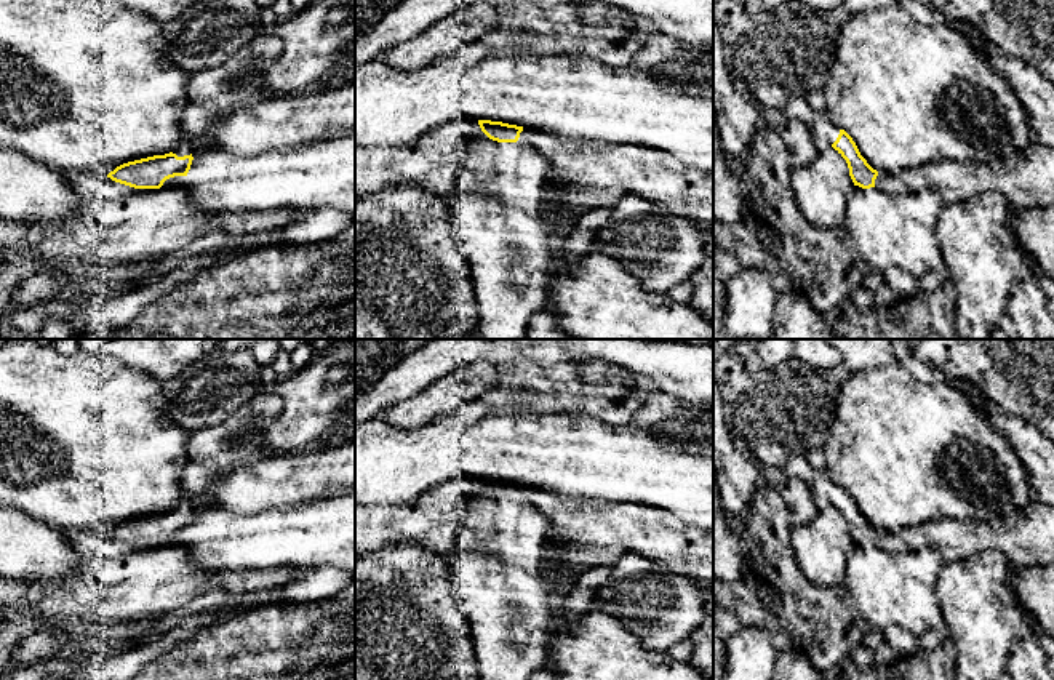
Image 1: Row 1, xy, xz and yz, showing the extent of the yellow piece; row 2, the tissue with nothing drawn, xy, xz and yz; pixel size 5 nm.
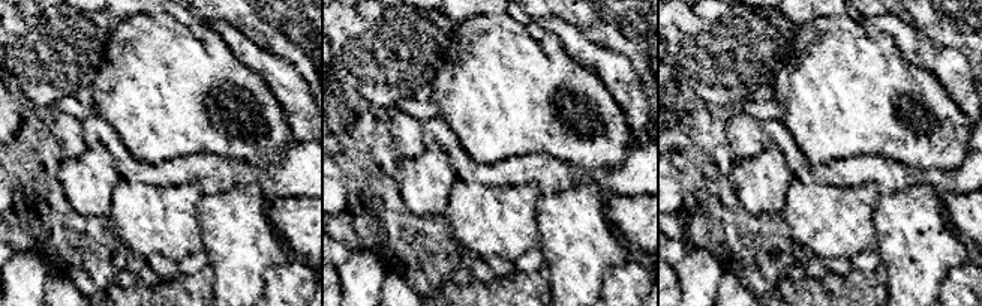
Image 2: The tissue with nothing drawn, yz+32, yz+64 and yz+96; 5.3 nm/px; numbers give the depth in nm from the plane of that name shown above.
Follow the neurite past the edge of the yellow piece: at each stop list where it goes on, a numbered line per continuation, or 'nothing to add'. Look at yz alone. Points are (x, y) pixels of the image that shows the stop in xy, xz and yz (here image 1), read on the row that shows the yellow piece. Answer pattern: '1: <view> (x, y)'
1: yz (824, 132)
2: yz (1026, 180)

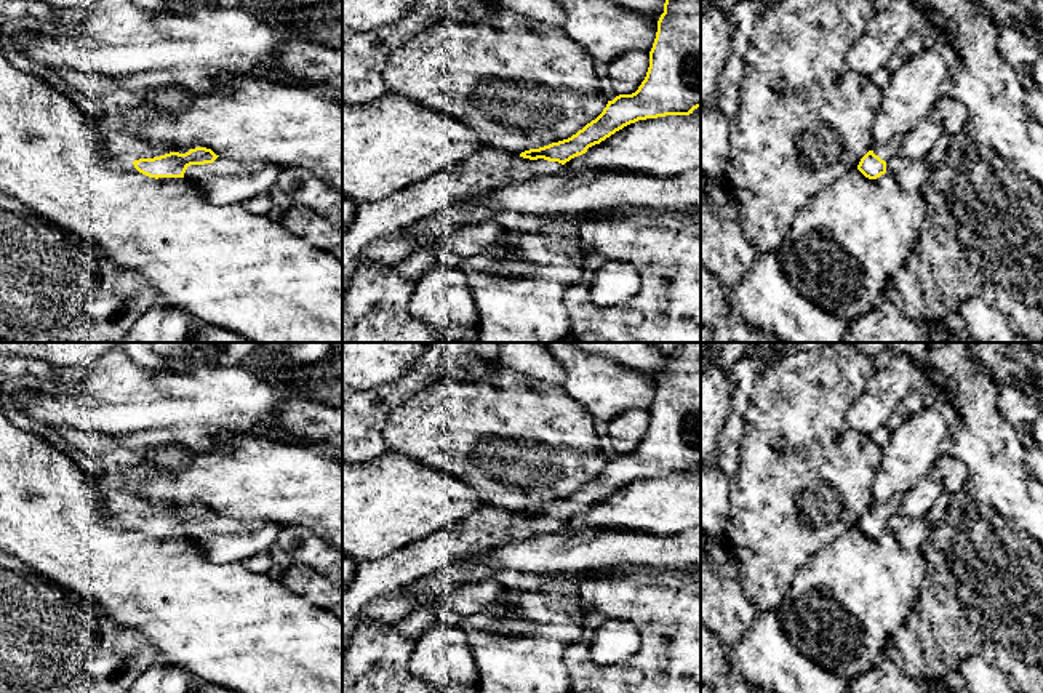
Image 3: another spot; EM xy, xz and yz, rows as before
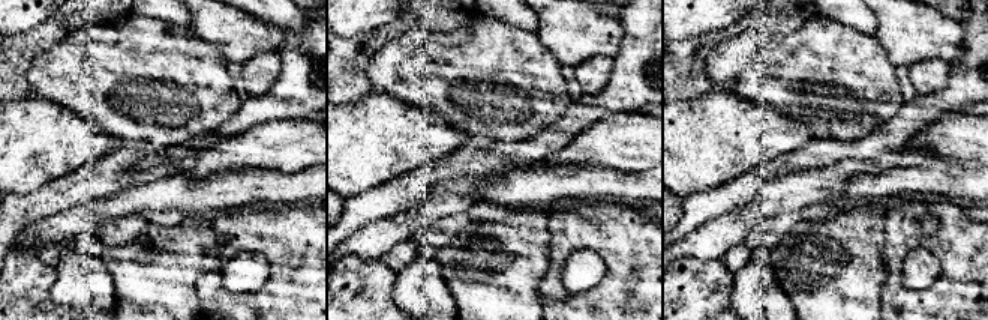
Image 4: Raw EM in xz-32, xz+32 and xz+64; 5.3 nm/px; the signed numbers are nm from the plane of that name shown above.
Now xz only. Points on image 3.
1: xz (488, 170)

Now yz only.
1: yz (888, 151)

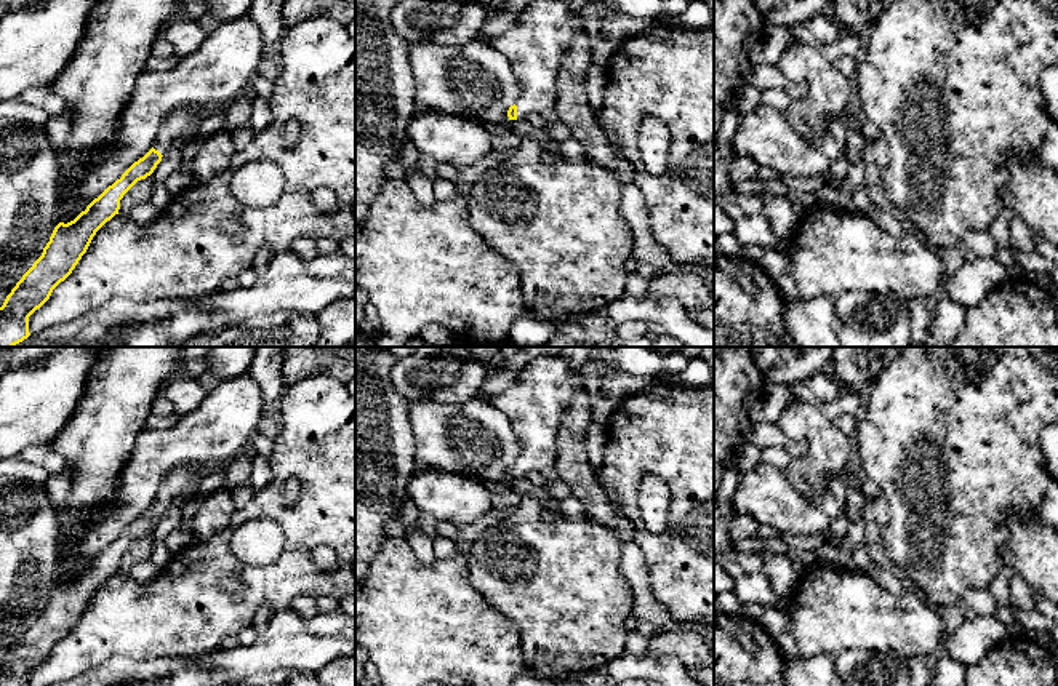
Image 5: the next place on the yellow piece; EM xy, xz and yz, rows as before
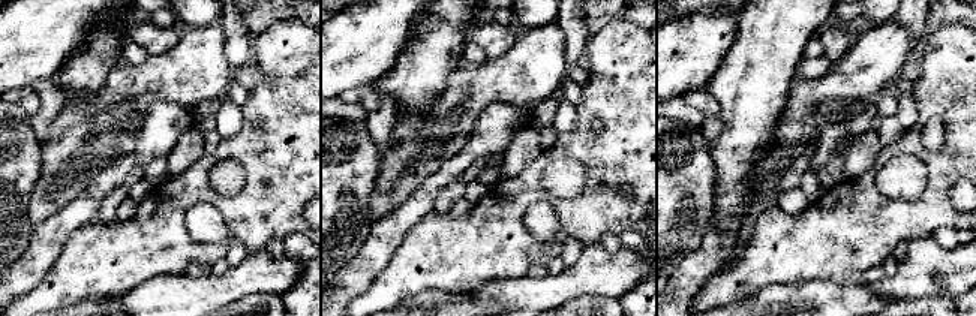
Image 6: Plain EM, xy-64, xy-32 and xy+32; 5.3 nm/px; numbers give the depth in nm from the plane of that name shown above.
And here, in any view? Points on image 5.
1: xz (535, 45)

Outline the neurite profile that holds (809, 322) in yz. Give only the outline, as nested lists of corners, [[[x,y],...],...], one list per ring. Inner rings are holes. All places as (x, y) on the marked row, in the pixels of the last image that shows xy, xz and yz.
[[[829,296],[784,302],[786,333],[796,347],[839,347],[832,329],[836,301]]]

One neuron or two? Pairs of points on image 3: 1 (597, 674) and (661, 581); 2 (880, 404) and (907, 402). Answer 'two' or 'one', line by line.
1: one
2: two

